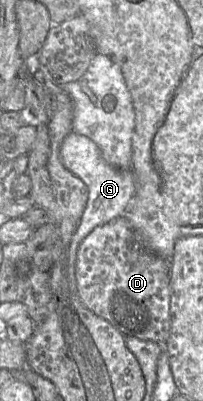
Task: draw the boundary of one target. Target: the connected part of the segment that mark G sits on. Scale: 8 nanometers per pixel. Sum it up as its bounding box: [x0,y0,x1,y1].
[60,133,136,294]

